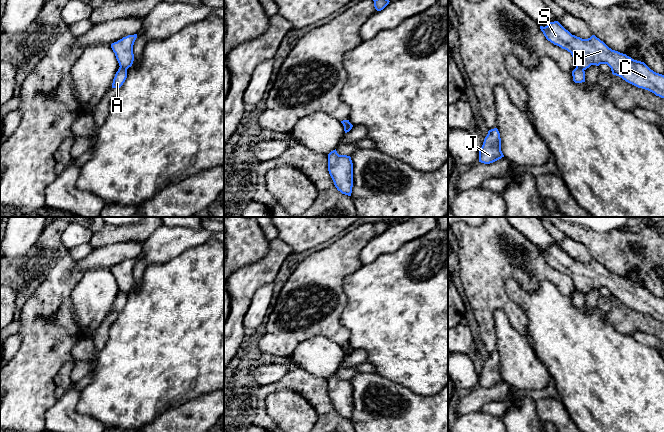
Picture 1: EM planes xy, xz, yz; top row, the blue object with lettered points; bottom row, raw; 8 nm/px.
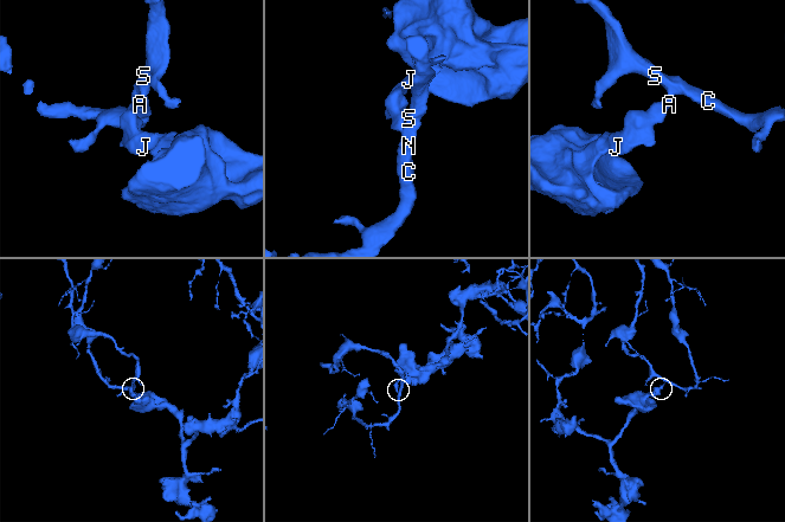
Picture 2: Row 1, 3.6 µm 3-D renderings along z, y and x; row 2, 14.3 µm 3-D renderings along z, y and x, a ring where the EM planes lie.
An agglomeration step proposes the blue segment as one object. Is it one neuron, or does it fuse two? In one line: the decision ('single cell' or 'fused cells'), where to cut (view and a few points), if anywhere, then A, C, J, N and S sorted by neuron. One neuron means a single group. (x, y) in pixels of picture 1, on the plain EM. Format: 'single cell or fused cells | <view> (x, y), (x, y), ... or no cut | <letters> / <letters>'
fused cells | yz (576, 290), (583, 294) | A J / C N S

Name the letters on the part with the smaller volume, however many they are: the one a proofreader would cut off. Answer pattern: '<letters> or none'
C, N, S

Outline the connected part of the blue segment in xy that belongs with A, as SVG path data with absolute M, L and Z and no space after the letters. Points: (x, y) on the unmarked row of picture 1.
M119 291L113 303L112 312L120 312L127 302L127 294Z

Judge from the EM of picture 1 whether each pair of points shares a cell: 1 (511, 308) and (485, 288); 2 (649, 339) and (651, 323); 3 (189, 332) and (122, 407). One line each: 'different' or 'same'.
1: same
2: different
3: same

